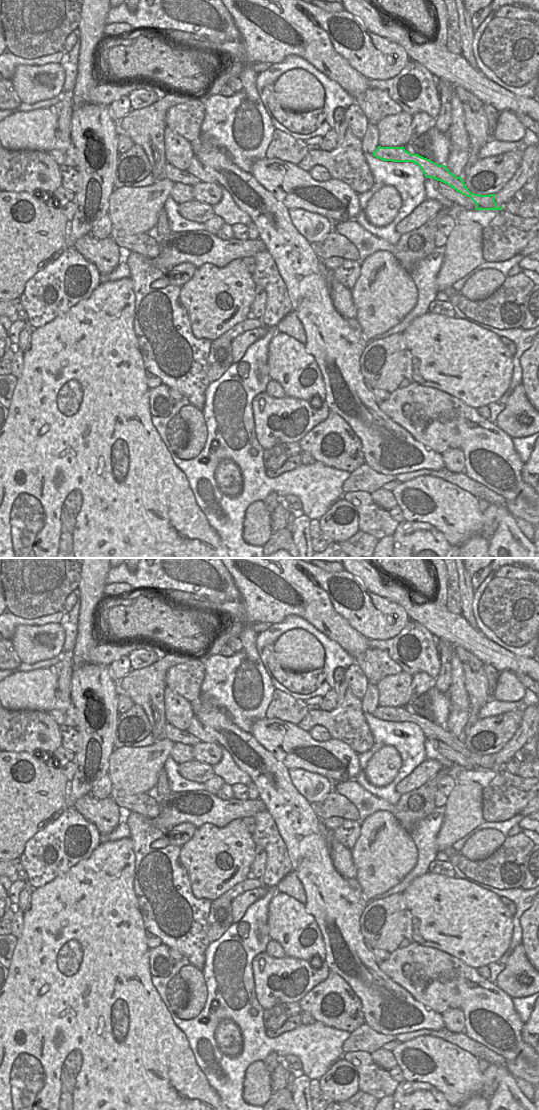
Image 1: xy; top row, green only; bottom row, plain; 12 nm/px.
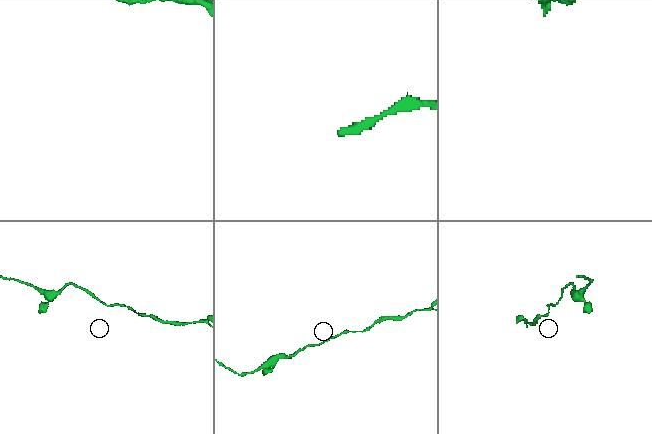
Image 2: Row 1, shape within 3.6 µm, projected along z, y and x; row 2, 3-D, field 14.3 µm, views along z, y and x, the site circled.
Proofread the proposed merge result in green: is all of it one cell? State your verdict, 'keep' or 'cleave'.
keep

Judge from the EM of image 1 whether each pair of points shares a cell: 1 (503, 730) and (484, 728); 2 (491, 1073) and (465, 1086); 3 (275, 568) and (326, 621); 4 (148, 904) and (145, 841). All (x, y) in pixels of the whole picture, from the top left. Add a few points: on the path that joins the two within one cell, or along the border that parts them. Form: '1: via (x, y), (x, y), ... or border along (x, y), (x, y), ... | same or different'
1: via (498, 730), (489, 729) | same
2: border along (482, 1073), (483, 1093) | different
3: via (288, 581), (316, 608) | same
4: via (149, 888), (149, 860), (147, 857) | same

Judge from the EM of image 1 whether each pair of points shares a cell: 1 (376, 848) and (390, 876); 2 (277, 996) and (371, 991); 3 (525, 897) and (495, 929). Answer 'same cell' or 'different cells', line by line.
1: same cell
2: different cells
3: different cells

